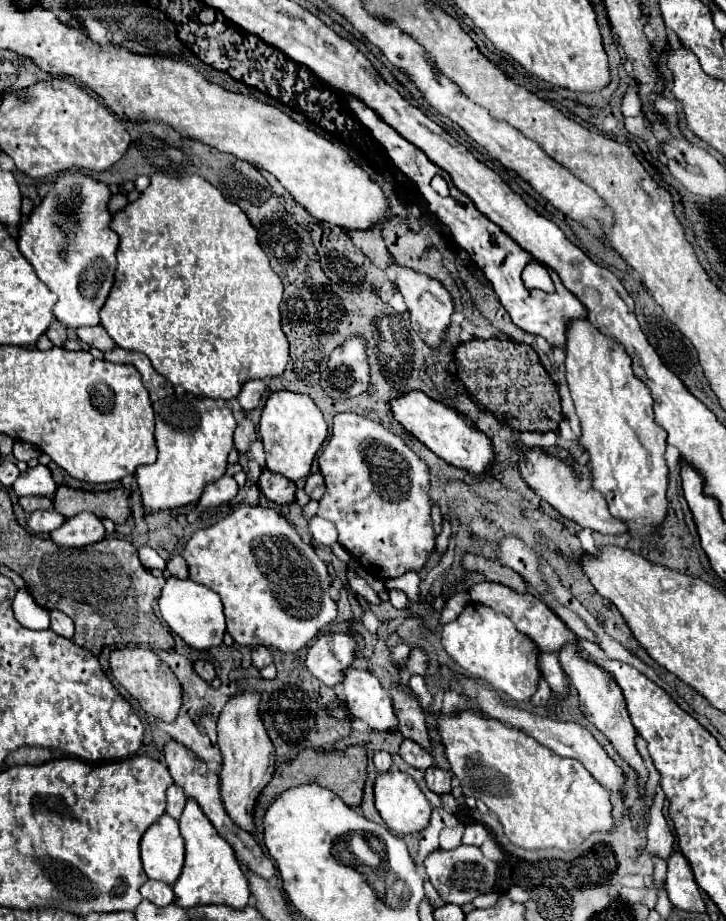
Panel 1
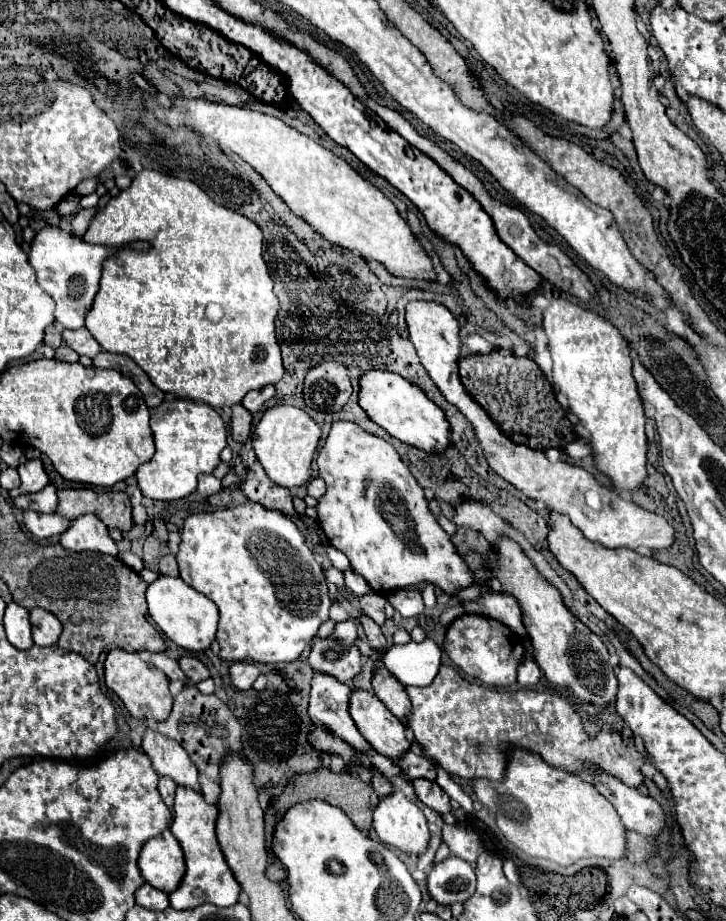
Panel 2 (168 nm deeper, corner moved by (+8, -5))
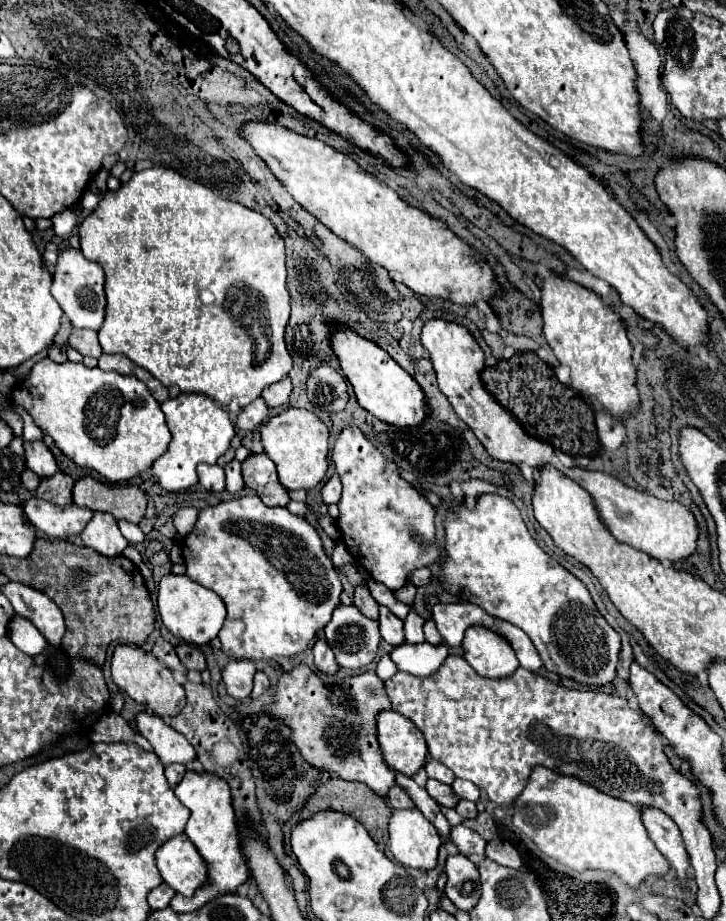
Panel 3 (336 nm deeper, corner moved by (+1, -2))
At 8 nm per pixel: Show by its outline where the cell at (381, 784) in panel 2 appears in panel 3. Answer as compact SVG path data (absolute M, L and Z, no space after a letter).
M393 786L391 790L389 790L389 798L387 798L387 804L391 806L391 808L415 808L415 804L413 804L413 800L407 796L407 792L401 788L401 786Z

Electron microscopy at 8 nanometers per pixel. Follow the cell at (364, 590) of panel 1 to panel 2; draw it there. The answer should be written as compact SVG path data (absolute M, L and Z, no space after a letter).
M368 593L368 595L362 595L360 599L360 607L362 607L362 613L368 615L370 619L374 619L378 625L382 625L386 621L384 617L384 605L386 605L386 597L384 595L378 595L378 593Z

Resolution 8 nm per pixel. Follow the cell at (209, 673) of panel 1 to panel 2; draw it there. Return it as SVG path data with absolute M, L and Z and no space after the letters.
M182 657L180 661L180 667L182 667L182 671L188 675L188 679L192 681L192 683L200 683L200 681L204 681L204 679L208 679L210 677L210 671L206 669L206 665L200 661L200 659L196 659L196 657Z

